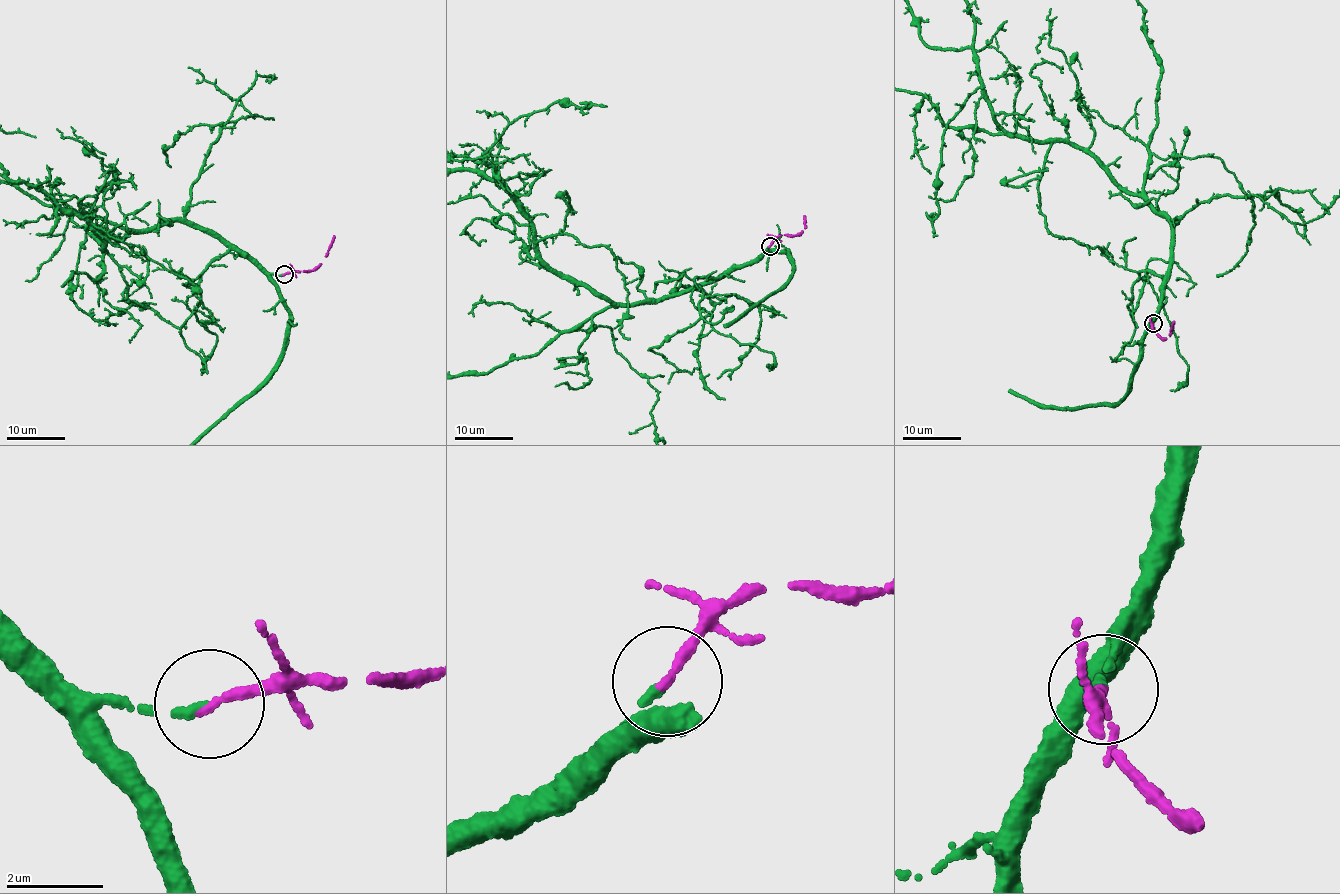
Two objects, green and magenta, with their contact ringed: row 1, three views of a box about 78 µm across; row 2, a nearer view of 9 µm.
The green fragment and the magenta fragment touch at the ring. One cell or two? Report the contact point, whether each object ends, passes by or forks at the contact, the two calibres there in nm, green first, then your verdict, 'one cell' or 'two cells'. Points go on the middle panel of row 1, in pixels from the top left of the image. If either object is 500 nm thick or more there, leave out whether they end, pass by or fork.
place (770, 246); green ends; magenta ends; calibres 160 and 200 nm; one cell

